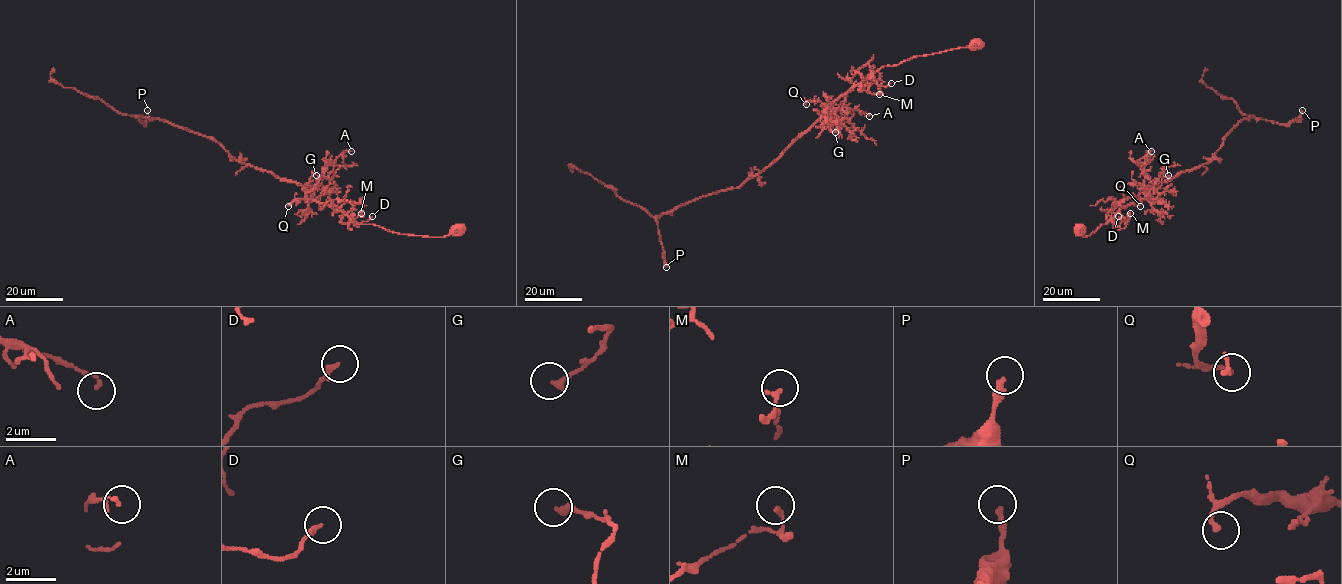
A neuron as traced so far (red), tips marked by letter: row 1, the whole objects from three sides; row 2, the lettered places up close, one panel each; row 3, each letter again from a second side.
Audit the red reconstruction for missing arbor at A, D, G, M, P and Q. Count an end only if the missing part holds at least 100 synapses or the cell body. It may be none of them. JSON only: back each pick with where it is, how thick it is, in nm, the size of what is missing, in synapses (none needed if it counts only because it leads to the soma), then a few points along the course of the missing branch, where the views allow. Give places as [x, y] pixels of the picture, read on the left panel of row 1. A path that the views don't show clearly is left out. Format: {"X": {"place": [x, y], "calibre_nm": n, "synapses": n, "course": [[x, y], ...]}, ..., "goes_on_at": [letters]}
{"goes_on_at": []}

